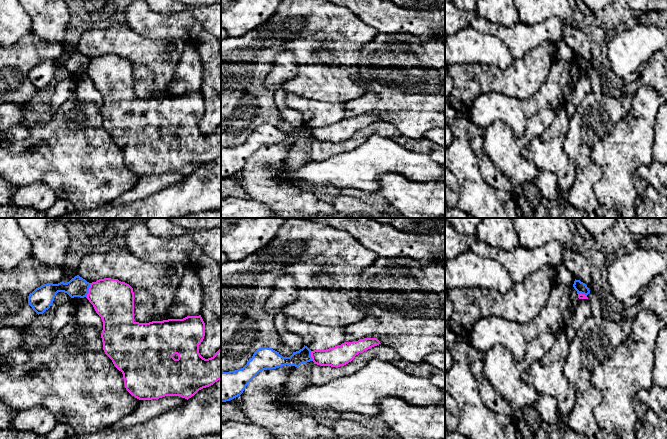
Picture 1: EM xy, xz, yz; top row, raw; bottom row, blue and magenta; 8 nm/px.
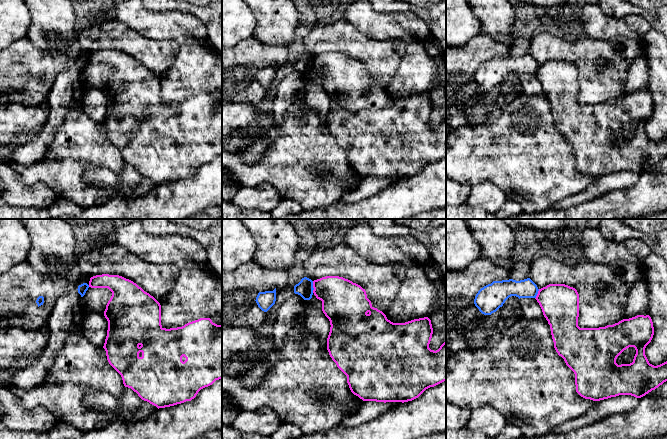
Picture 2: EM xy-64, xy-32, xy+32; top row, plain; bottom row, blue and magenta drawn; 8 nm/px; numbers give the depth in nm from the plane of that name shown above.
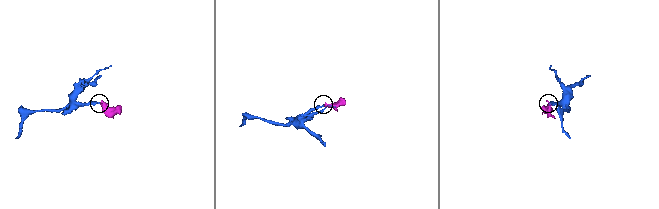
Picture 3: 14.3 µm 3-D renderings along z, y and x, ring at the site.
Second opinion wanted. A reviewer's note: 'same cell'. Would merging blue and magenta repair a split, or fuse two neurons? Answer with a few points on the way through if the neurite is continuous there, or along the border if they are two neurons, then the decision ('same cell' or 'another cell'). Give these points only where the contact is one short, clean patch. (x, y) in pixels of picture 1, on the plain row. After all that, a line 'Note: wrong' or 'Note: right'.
border xy (90, 59), (88, 69), (85, 72); another cell
Note: wrong

